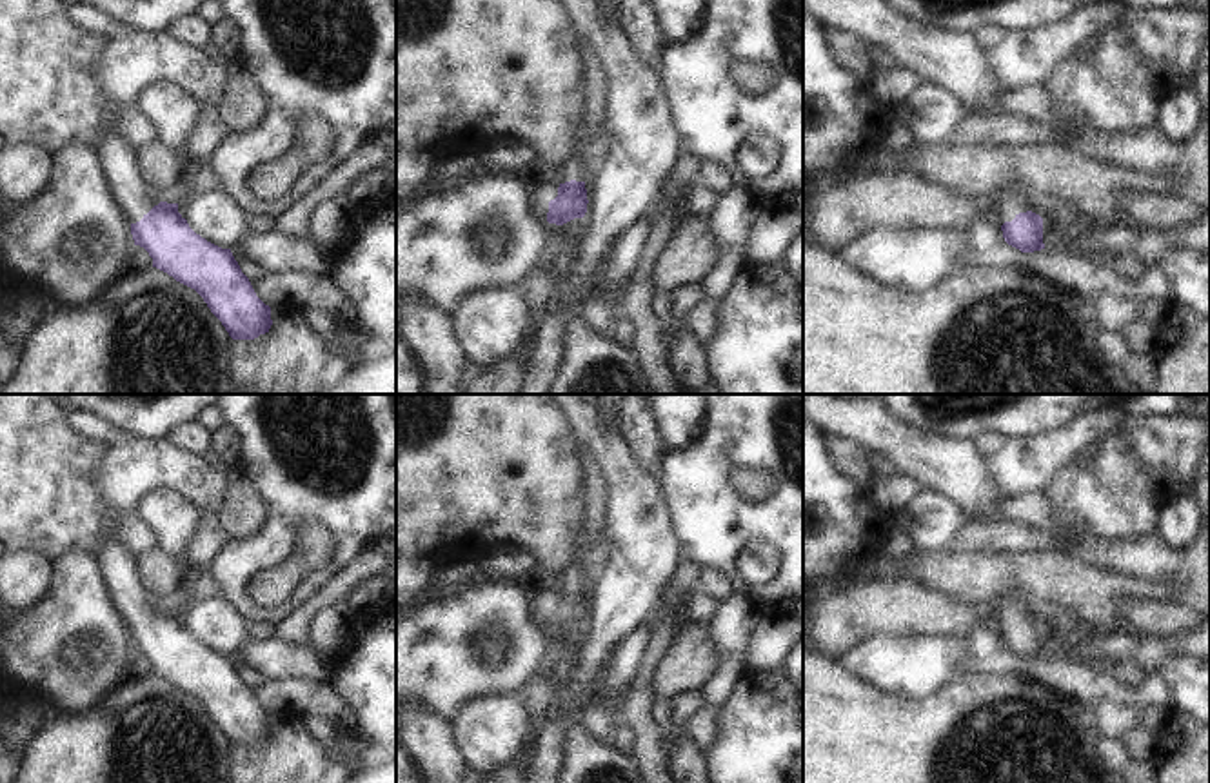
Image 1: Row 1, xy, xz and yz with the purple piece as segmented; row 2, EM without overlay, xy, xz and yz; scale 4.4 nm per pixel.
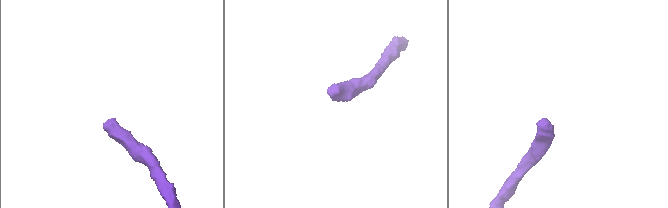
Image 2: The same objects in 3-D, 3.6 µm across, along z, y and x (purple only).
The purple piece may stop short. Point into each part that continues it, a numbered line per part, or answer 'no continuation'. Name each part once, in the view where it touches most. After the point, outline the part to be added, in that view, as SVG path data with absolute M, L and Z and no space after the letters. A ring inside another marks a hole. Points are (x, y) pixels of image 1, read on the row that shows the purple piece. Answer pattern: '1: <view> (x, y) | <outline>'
1: xz (542, 193) | M547 182L531 183L532 211L536 218L547 220L549 202L558 196L558 187L560 183L556 185L550 185Z

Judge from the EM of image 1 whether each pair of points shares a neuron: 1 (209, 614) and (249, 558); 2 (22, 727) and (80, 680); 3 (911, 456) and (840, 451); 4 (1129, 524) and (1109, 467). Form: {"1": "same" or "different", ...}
{"1": "different", "2": "different", "3": "different", "4": "same"}

